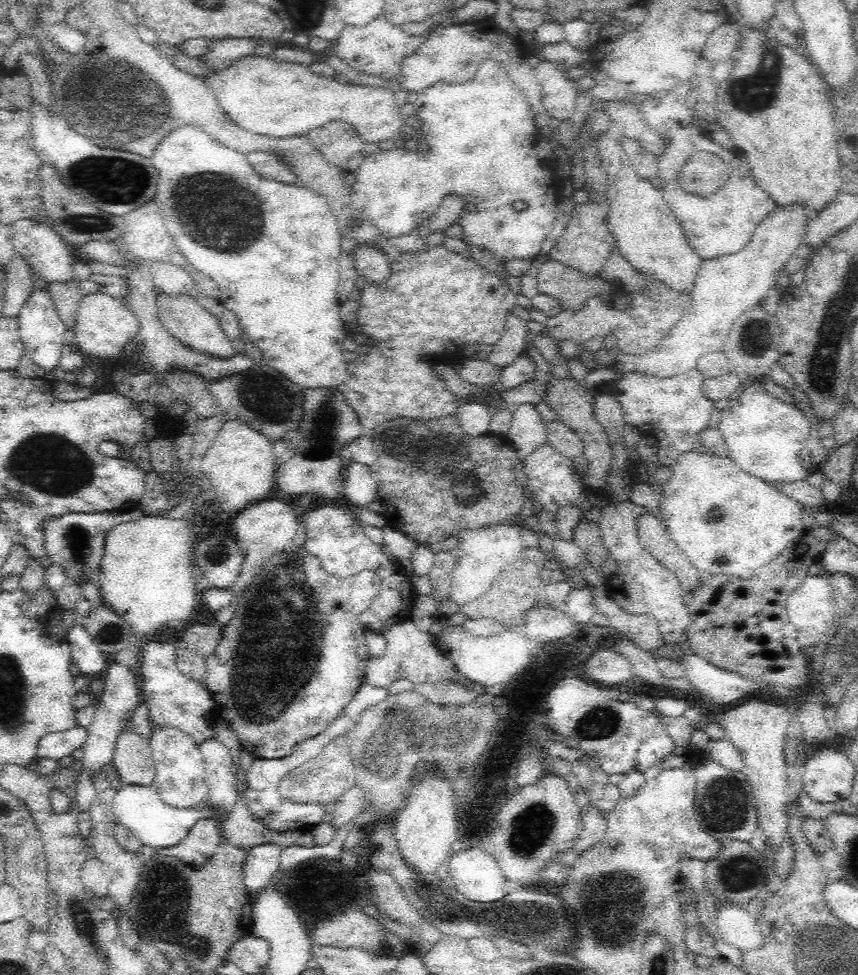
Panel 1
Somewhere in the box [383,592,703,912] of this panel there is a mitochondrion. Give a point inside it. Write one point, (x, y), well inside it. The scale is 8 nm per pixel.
(450, 742)

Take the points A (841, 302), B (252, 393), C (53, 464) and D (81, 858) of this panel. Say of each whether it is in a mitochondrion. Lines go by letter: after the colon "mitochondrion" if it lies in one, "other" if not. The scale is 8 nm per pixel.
A: mitochondrion
B: mitochondrion
C: mitochondrion
D: other

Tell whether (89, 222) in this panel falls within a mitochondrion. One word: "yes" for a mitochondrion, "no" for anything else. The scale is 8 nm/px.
yes

